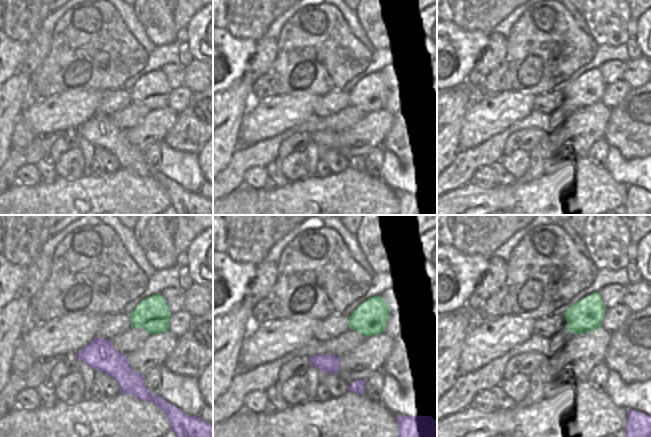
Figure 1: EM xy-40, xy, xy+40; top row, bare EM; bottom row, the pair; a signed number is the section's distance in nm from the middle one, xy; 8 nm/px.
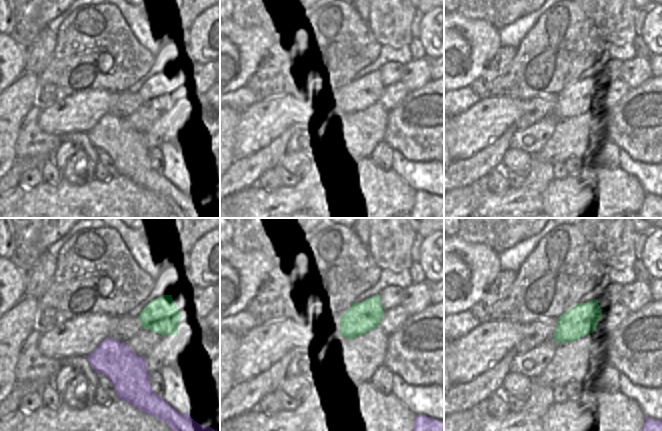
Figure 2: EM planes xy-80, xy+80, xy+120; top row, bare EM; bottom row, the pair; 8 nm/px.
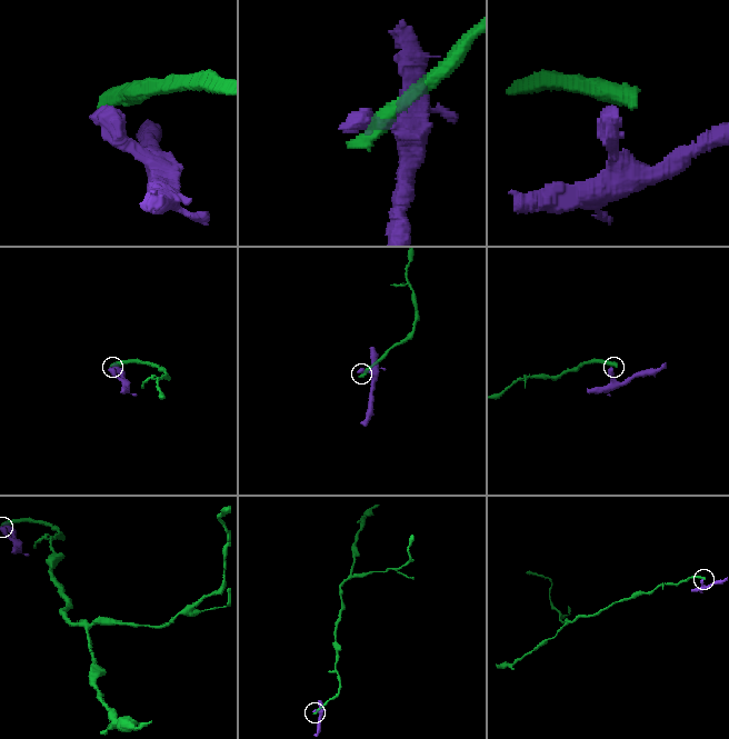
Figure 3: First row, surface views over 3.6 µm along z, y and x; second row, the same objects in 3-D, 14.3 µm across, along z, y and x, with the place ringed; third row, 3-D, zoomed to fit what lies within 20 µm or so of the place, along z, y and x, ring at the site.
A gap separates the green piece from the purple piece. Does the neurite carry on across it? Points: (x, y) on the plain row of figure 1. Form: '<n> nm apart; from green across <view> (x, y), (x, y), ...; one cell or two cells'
200 nm apart; from green across xy-40 (131, 101), (110, 116); two cells

